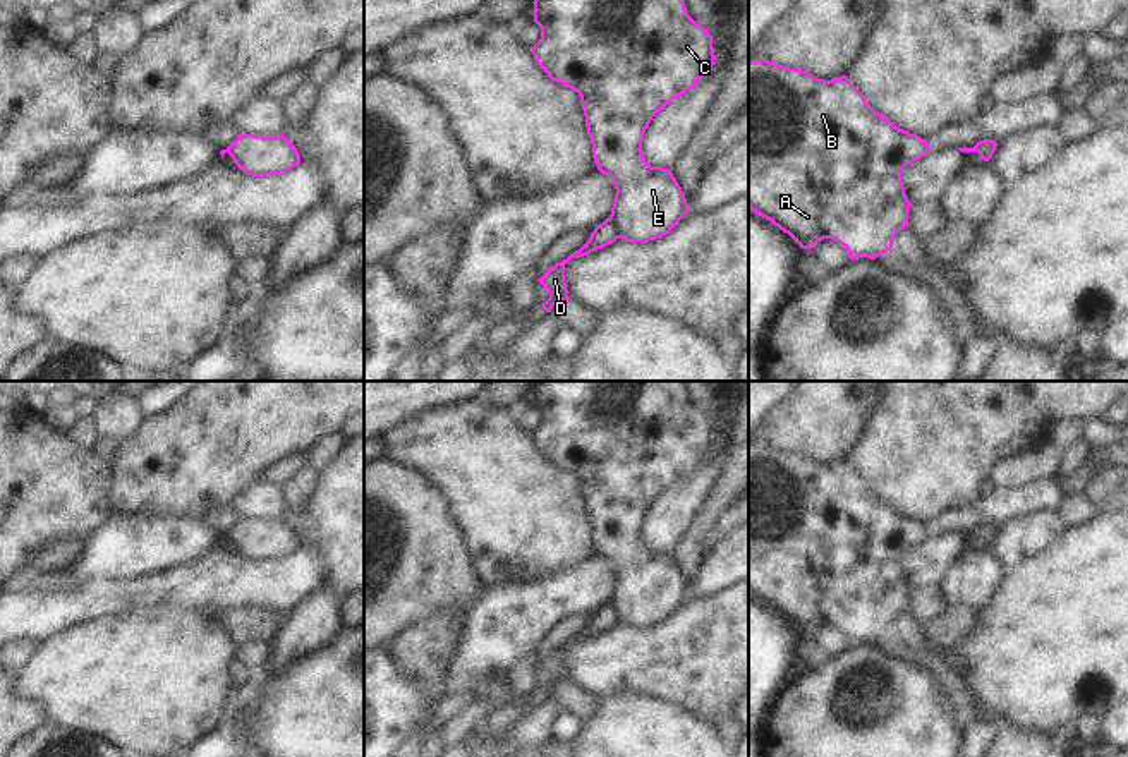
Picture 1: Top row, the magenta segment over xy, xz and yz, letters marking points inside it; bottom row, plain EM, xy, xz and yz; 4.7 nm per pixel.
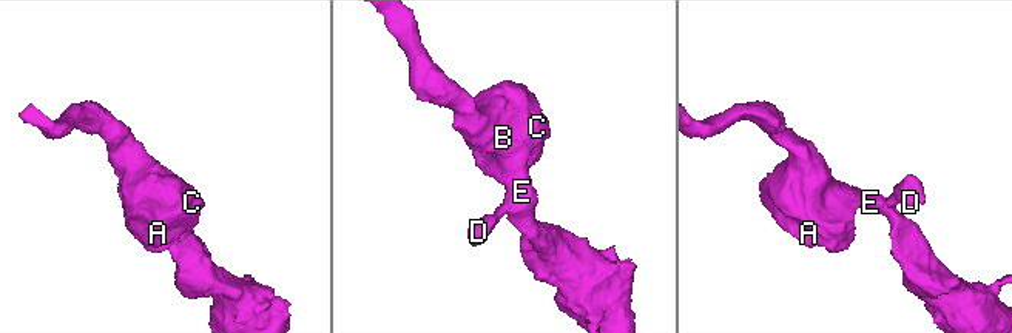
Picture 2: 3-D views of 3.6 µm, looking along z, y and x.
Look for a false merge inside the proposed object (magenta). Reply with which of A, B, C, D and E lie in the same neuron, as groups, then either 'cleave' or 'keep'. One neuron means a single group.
groups A B C E / D; cleave

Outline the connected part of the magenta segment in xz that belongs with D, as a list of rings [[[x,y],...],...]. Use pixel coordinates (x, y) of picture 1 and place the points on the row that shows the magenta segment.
[[[606,218],[603,223],[596,225],[594,232],[591,233],[589,240],[573,254],[570,254],[567,259],[556,263],[551,266],[541,278],[539,283],[548,290],[549,299],[543,304],[543,309],[546,312],[551,312],[553,306],[558,300],[568,300],[568,290],[565,282],[565,264],[572,257],[584,257],[597,249],[603,249],[609,244],[613,244],[618,239],[616,228],[611,221],[611,218]]]

